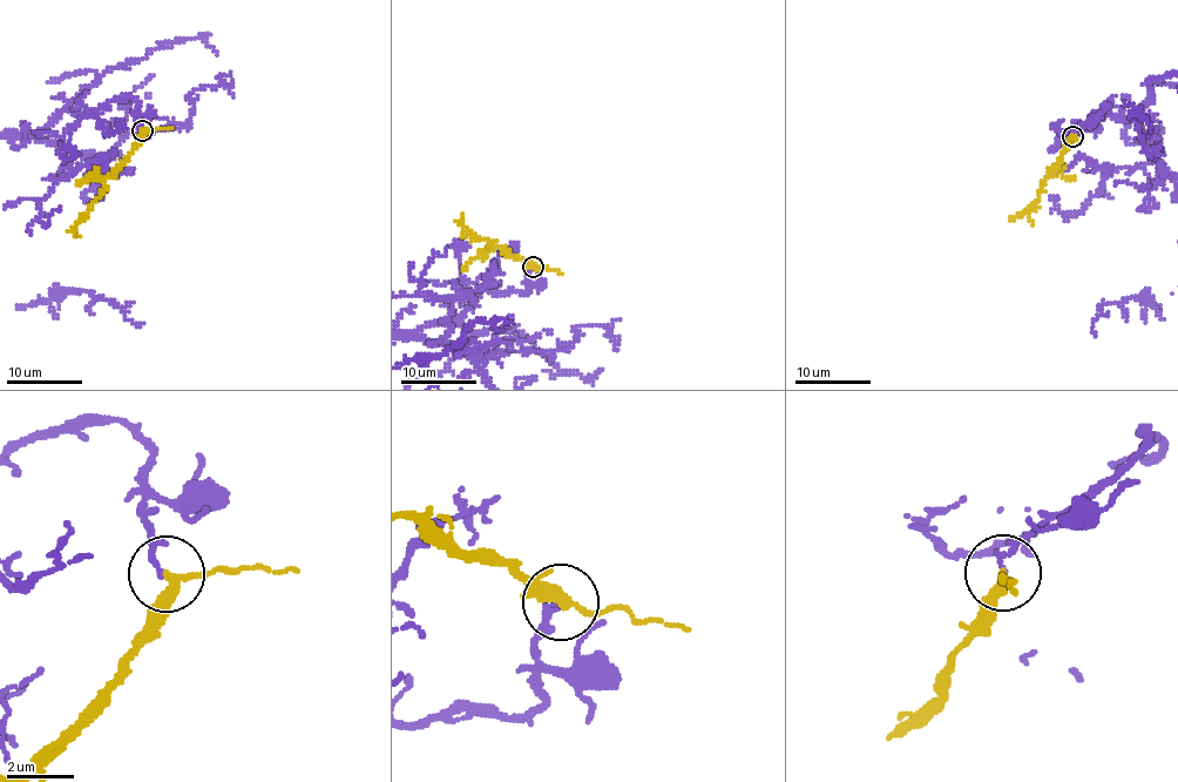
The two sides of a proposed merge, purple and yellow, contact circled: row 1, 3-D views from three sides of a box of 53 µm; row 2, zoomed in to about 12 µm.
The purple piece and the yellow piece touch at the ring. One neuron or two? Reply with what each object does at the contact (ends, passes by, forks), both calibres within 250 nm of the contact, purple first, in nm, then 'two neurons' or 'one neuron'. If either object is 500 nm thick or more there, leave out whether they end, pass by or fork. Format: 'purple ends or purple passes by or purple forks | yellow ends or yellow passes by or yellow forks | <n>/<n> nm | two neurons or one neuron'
purple ends | yellow passes by | 160/240 nm | two neurons

